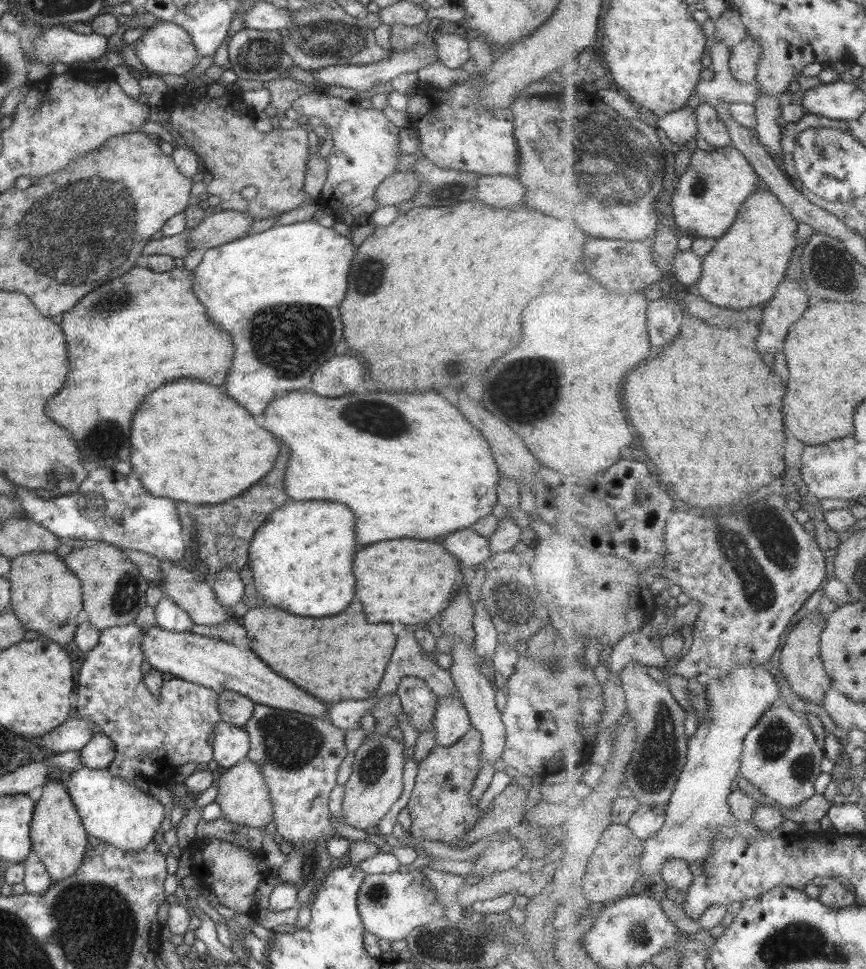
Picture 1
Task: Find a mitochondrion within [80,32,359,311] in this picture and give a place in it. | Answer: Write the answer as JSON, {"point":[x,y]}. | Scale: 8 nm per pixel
{"point":[254,62]}

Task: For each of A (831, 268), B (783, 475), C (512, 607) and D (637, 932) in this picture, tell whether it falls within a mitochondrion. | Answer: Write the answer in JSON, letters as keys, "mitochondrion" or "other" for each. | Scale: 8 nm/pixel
{"A":"mitochondrion","B":"other","C":"mitochondrion","D":"mitochondrion"}

